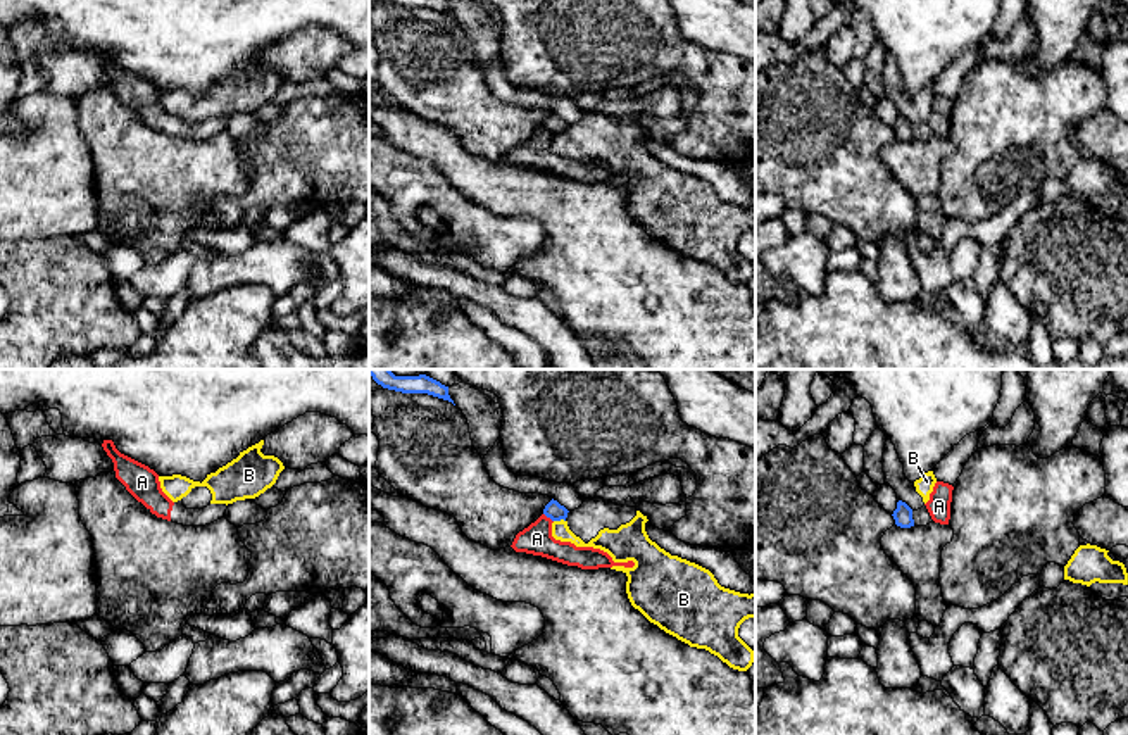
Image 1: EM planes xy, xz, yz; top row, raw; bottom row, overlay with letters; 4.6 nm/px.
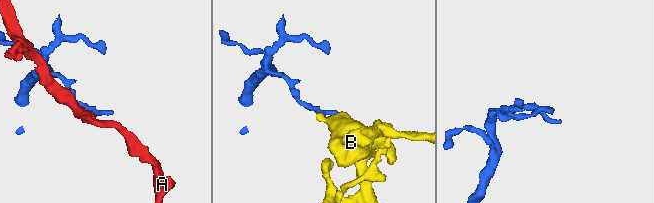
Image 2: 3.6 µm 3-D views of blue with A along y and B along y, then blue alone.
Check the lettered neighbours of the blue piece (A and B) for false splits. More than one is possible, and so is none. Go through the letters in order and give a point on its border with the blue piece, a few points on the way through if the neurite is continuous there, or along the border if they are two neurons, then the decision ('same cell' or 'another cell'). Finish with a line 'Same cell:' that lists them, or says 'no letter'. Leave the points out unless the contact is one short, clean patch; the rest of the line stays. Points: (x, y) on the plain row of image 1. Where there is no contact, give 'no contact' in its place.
A: contact xz (549, 130); border xz (544, 126), (552, 135); another cell
B: contact xz (559, 133); border xz (564, 133), (554, 135); another cell
Same cell: no letter

